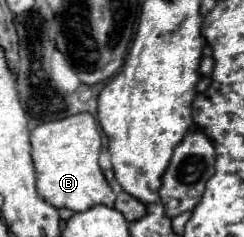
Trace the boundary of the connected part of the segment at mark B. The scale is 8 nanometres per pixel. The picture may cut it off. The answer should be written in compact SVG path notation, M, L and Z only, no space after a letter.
M83 112L67 116L61 120L45 122L37 128L29 126L27 116L27 128L29 142L31 134L31 156L37 172L37 194L45 202L49 202L55 208L69 208L73 212L85 212L95 204L103 204L109 208L115 204L111 184L105 180L97 162L101 152L101 134L99 124L91 114Z

